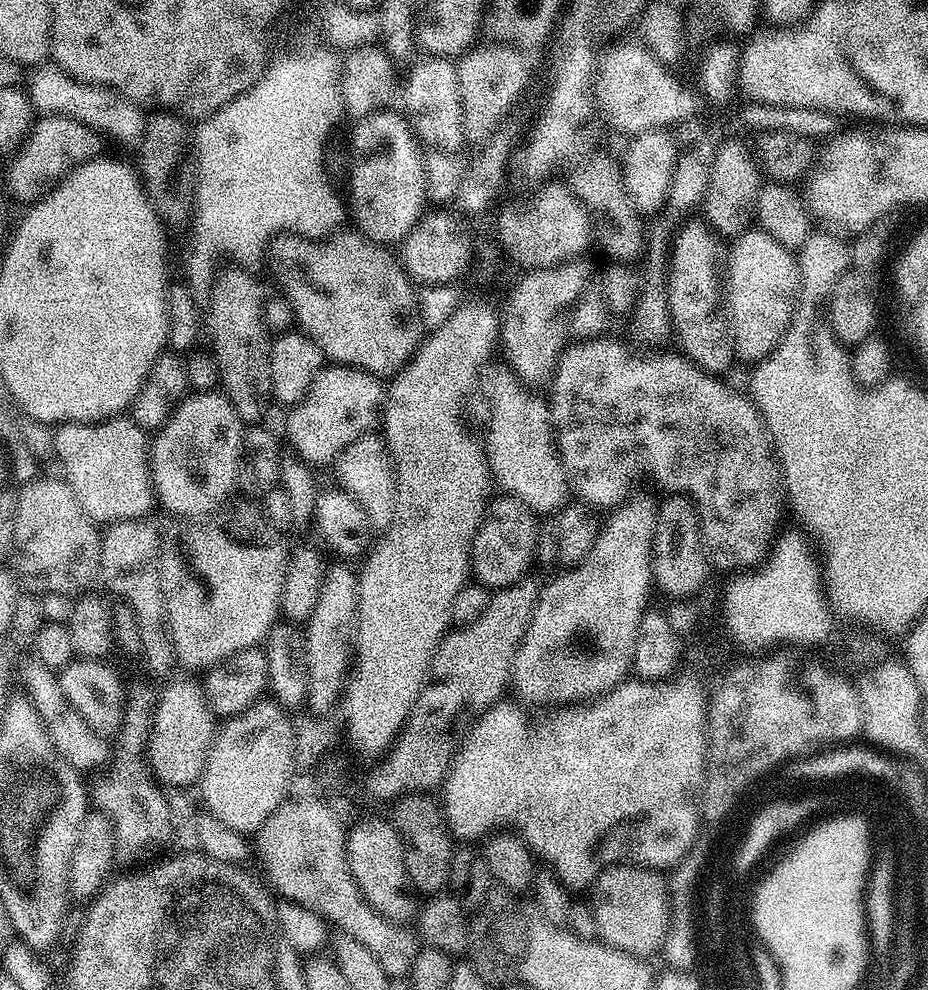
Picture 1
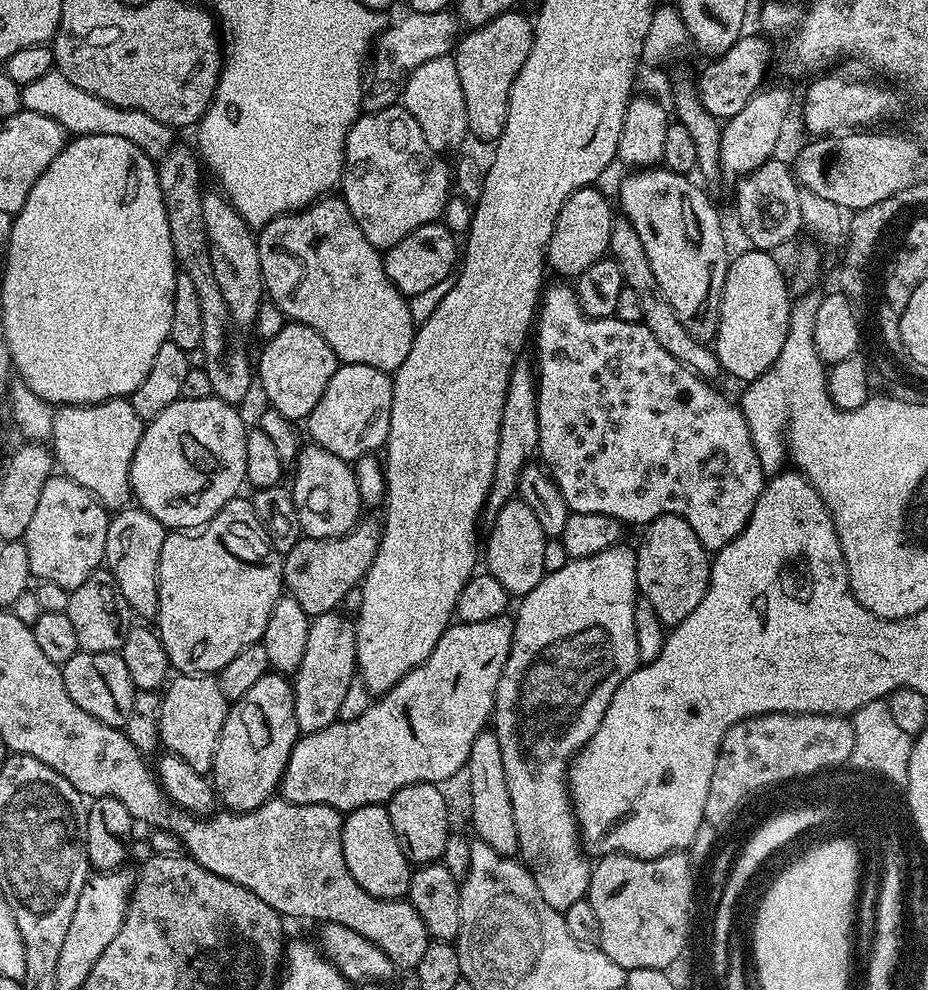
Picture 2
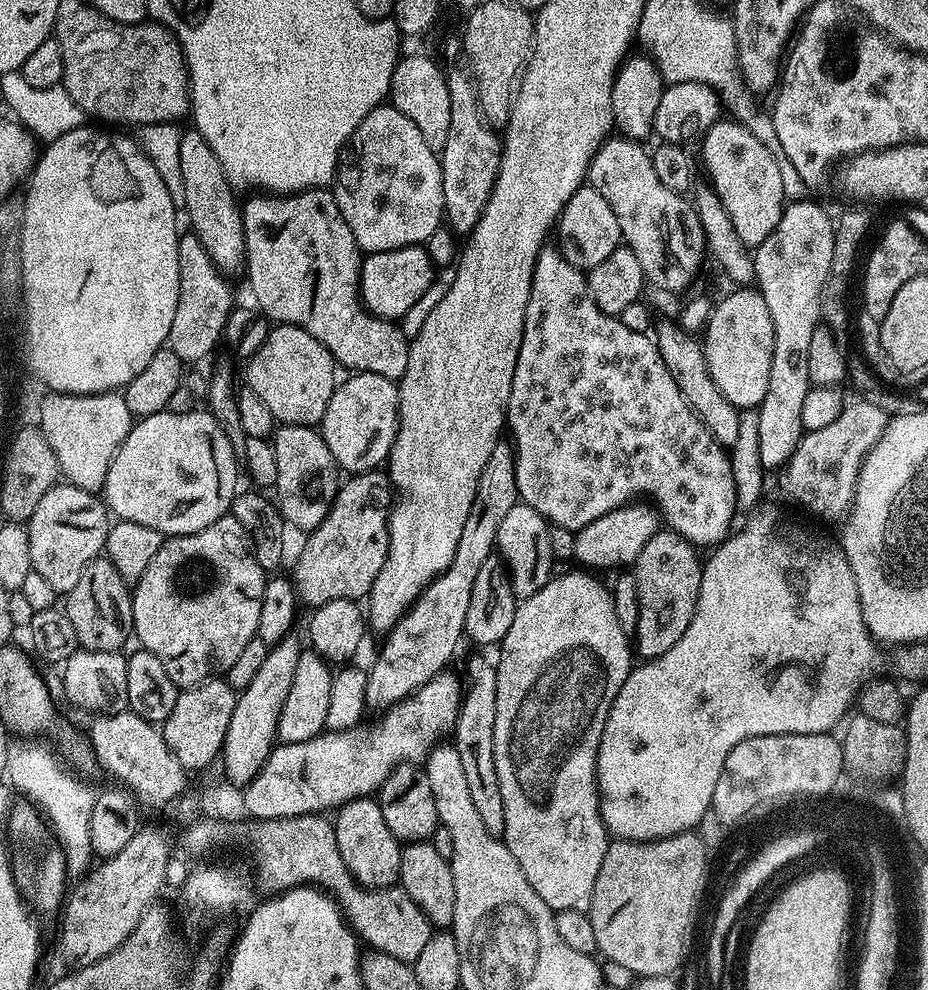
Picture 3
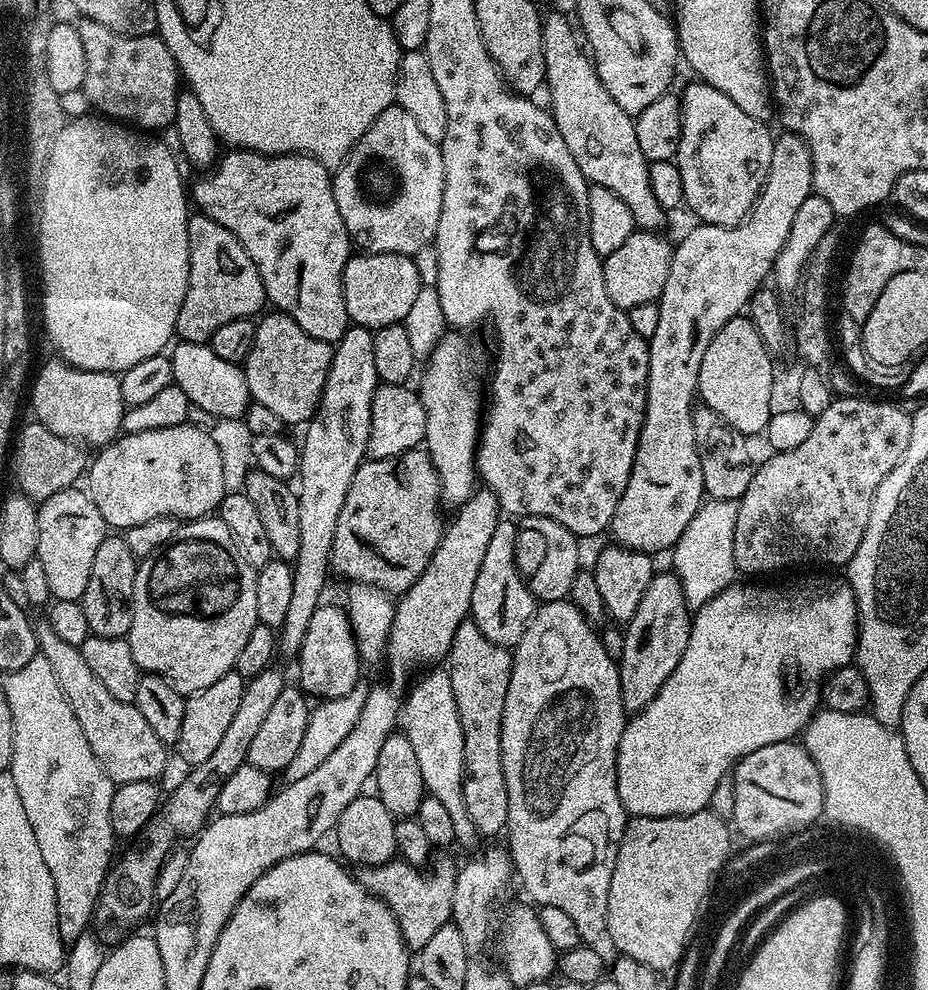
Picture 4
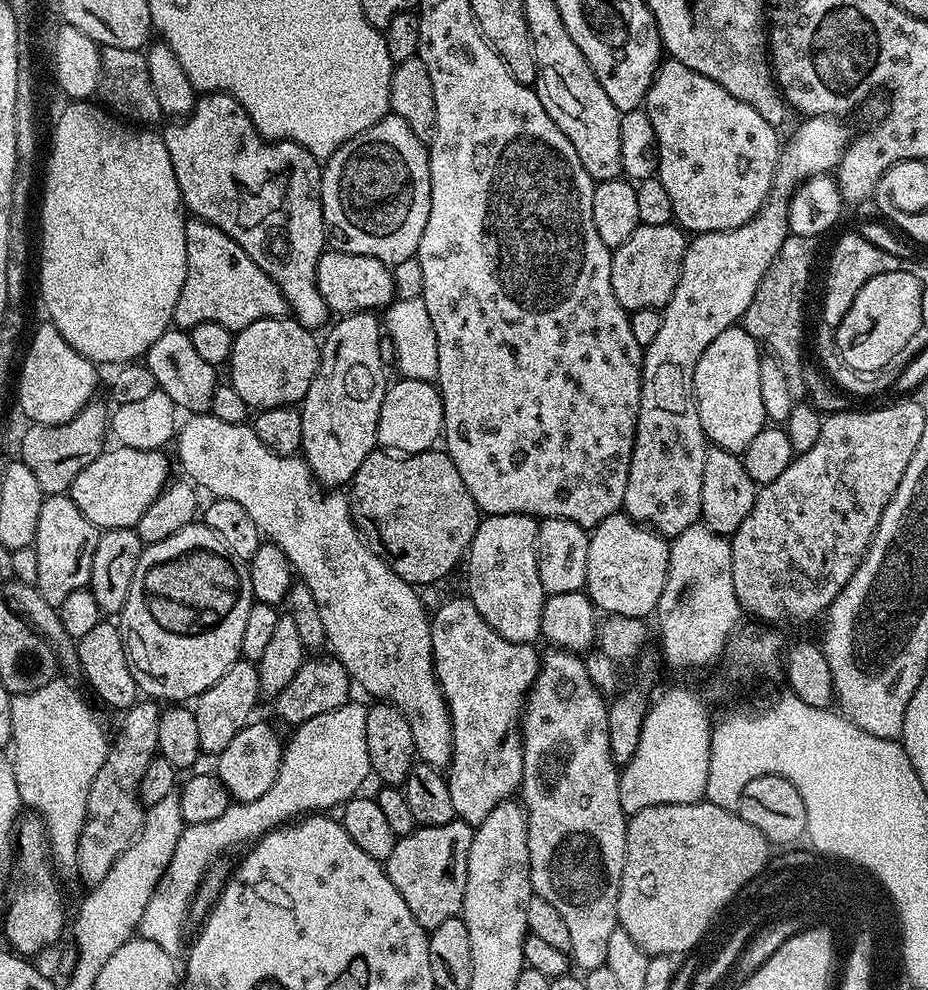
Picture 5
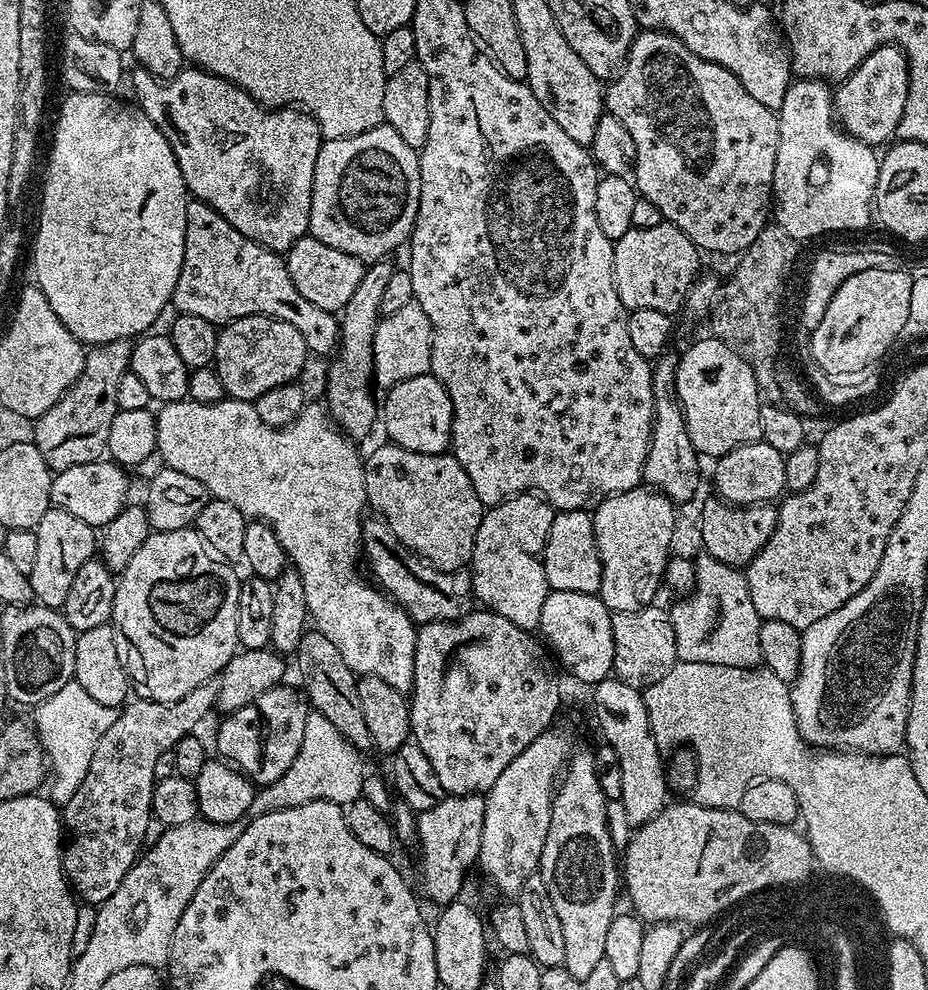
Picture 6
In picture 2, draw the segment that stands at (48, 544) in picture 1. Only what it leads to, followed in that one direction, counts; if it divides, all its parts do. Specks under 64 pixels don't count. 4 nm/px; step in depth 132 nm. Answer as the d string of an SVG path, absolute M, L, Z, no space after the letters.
M63 474L52 475L46 486L42 486L38 507L34 510L34 518L30 518L30 526L23 539L33 577L37 581L58 582L58 586L69 590L82 586L82 582L86 582L86 578L90 578L90 574L104 564L109 519L109 509L99 504L85 488L78 486L78 482Z

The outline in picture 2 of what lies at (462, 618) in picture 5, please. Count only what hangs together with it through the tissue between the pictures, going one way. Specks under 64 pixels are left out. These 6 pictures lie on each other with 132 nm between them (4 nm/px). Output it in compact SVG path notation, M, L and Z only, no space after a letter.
M485 730L474 738L474 746L470 746L470 758L466 765L466 777L468 776L468 796L472 799L472 828L475 835L486 846L498 850L498 854L515 857L520 851L518 846L518 829L514 827L514 806L510 806L510 790L506 790L506 770L502 770L502 750L498 746L498 738L495 731Z

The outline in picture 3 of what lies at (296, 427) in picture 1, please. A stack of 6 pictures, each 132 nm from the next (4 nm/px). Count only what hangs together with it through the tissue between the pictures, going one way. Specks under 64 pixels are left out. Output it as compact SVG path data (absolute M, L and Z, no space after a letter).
M356 370L349 376L352 376L349 380L341 379L337 383L318 428L326 446L330 446L330 454L336 456L337 465L345 473L364 474L369 471L367 468L376 468L379 464L381 467L392 452L392 443L400 430L400 389L397 381L391 380L391 375L383 372Z

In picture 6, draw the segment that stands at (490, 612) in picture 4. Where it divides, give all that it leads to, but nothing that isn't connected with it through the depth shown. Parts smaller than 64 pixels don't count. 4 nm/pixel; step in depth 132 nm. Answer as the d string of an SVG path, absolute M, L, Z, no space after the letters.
M539 494L509 496L485 511L482 526L478 526L478 538L474 538L470 565L473 594L487 611L530 633L540 627L542 602L546 602L550 591L544 569L544 547L556 513Z

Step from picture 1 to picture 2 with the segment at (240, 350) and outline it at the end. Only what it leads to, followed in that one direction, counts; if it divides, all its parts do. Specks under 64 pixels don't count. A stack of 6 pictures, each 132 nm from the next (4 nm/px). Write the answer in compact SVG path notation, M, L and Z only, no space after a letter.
M219 190L204 192L202 198L202 222L206 222L206 238L210 246L210 266L214 266L214 278L222 289L226 310L230 310L232 321L237 326L255 325L258 306L266 299L262 266L265 261L260 257L253 229L236 213L228 197Z

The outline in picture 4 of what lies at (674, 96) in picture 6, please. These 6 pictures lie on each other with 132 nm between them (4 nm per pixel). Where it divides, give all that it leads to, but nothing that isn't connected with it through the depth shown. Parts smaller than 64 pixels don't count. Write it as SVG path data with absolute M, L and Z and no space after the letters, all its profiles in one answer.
M703 82L695 83L680 96L680 139L674 145L674 163L682 176L684 204L697 216L695 219L730 228L747 216L766 182L774 136L768 133L765 121L750 118L722 90L714 90L714 86Z

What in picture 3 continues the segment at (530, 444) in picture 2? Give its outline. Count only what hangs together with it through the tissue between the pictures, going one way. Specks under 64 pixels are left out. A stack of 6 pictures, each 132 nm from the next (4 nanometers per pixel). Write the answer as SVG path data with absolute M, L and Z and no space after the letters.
M493 459L488 471L480 479L476 501L470 510L470 518L466 518L462 542L458 542L454 562L450 562L450 566L441 576L431 580L418 599L409 606L408 611L389 627L392 629L389 630L372 669L369 667L366 672L368 681L364 703L369 709L391 708L449 667L448 663L460 644L460 635L463 637L466 632L478 570L482 570L482 562L486 562L486 558L494 554L496 535L498 526L502 526L502 518L506 518L510 506L518 502L515 467L509 461L507 464L500 459Z

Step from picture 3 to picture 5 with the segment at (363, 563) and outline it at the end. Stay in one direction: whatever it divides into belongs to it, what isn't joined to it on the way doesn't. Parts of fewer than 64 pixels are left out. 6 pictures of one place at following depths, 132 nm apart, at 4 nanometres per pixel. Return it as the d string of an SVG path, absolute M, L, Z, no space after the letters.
M387 450L371 452L354 474L350 503L352 521L370 550L386 561L398 578L413 586L432 584L450 575L456 563L465 559L482 519L480 507L470 498L470 490L466 490L466 482L462 482L462 474L458 474L458 466L454 466L444 450L407 454L393 454Z

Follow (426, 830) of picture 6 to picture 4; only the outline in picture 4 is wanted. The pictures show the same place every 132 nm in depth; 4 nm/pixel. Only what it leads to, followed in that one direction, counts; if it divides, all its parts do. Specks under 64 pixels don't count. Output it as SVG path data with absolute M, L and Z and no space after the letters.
M448 856L442 857L436 865L434 864L425 870L403 858L393 858L385 864L366 864L357 867L354 872L356 881L367 892L378 897L394 914L404 943L412 950L426 946L426 942L430 942L430 937L437 930L442 930L442 926L449 924L452 919L454 882L458 864Z

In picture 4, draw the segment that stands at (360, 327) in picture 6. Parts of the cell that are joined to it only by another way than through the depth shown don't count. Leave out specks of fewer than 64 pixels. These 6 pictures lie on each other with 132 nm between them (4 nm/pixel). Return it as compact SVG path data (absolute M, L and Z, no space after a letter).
M349 326L332 350L330 370L326 374L320 405L303 429L304 441L298 444L298 554L294 561L290 607L286 622L278 629L278 652L281 657L299 657L302 638L314 610L322 603L324 582L330 577L334 526L346 500L346 490L366 459L372 398L378 387L374 366L373 333L366 328Z

